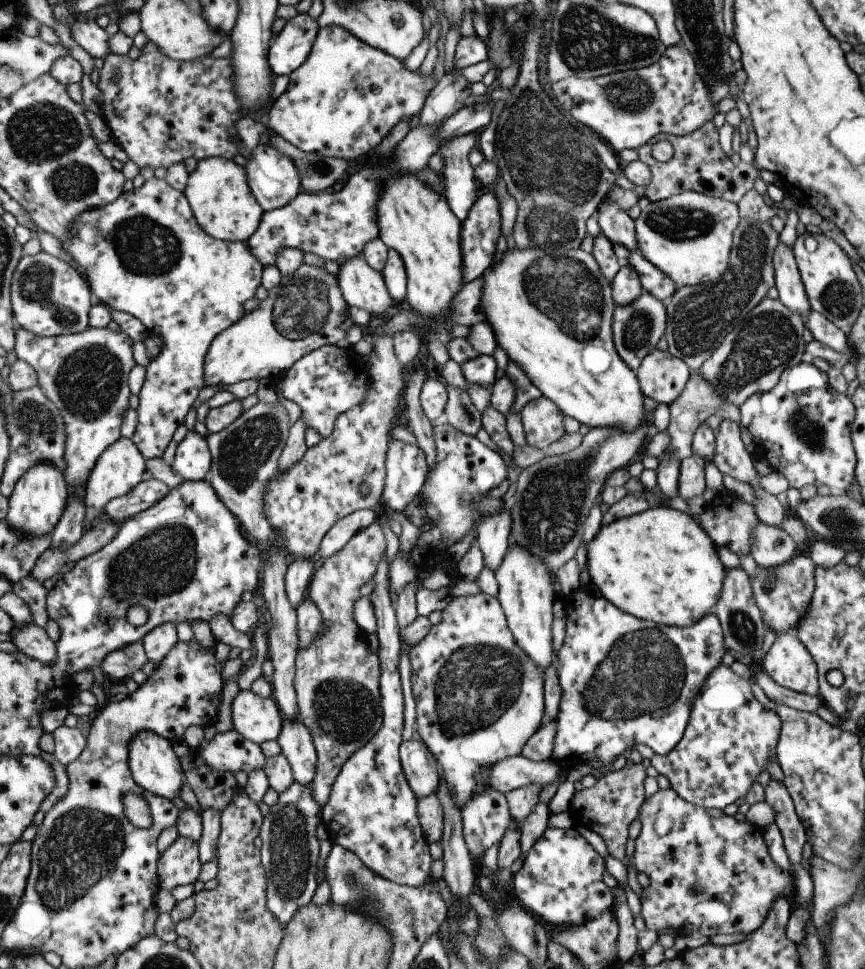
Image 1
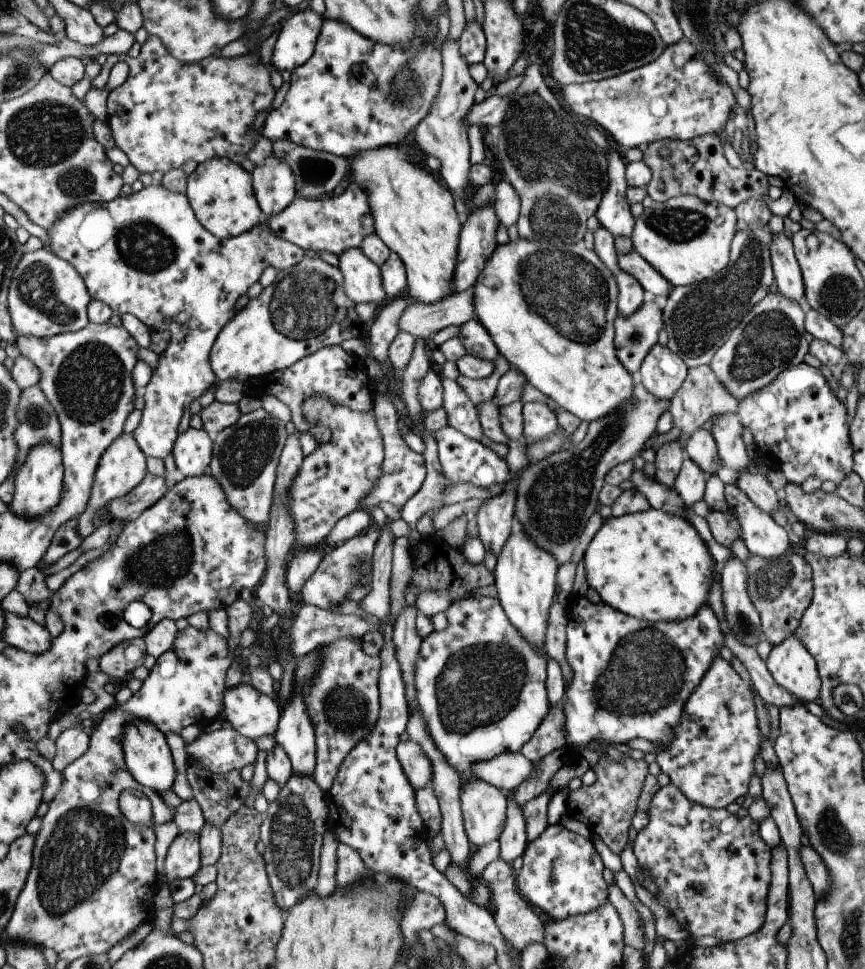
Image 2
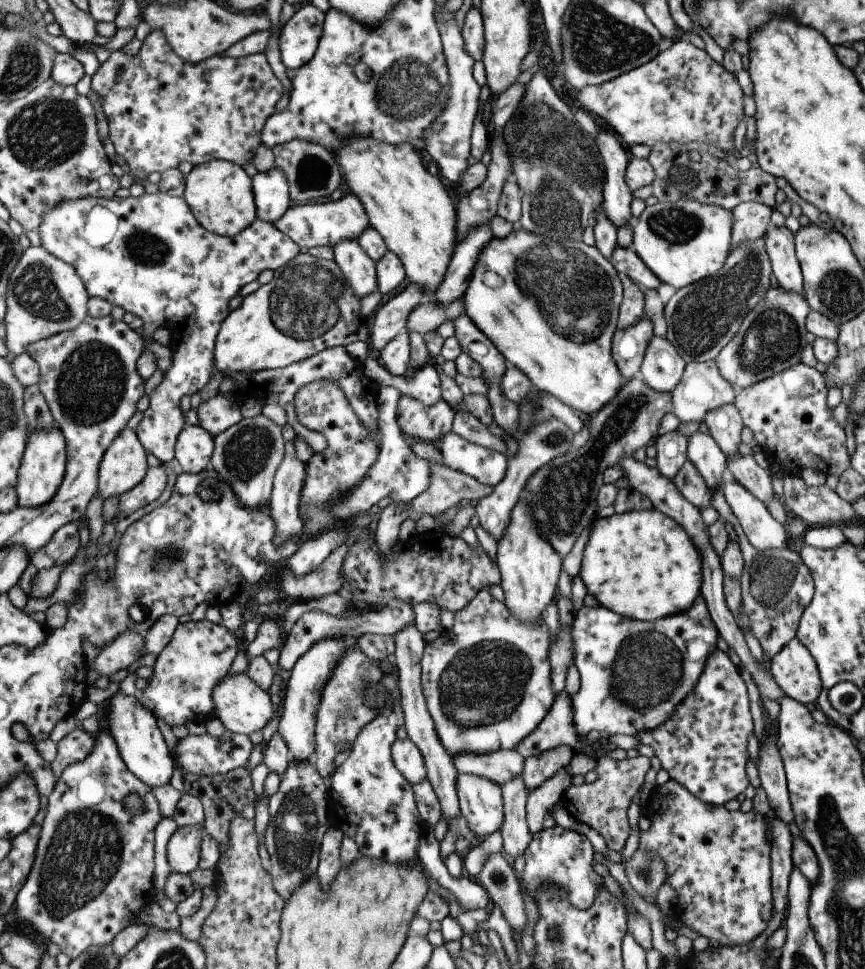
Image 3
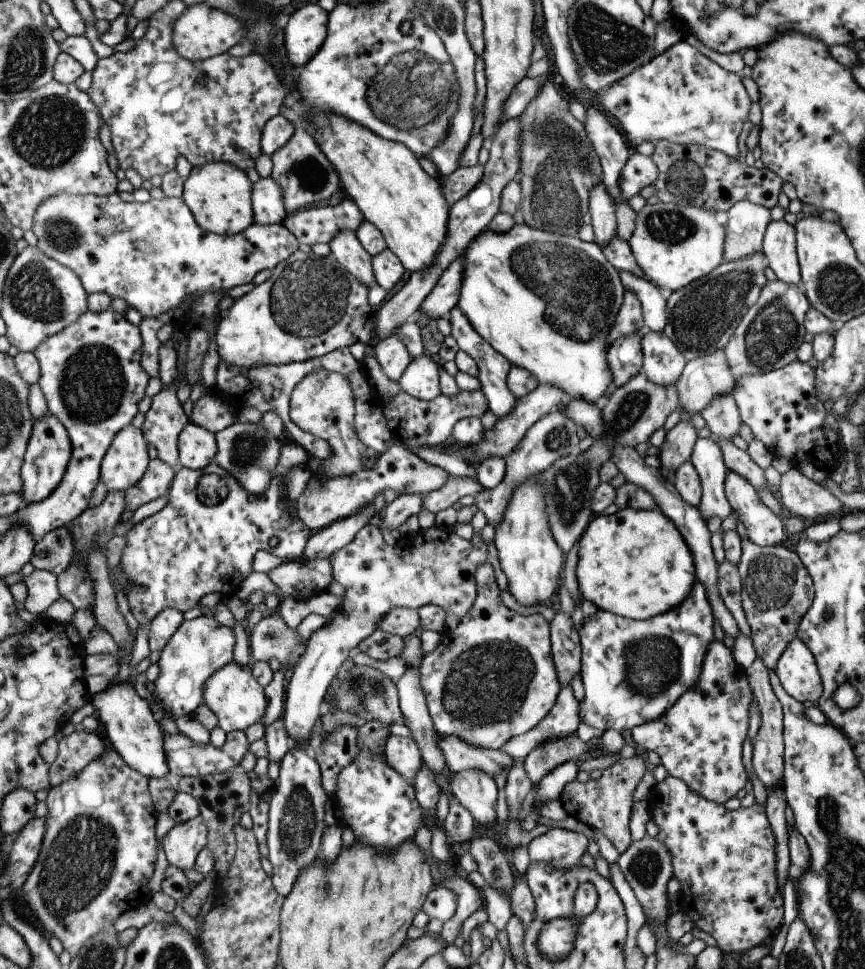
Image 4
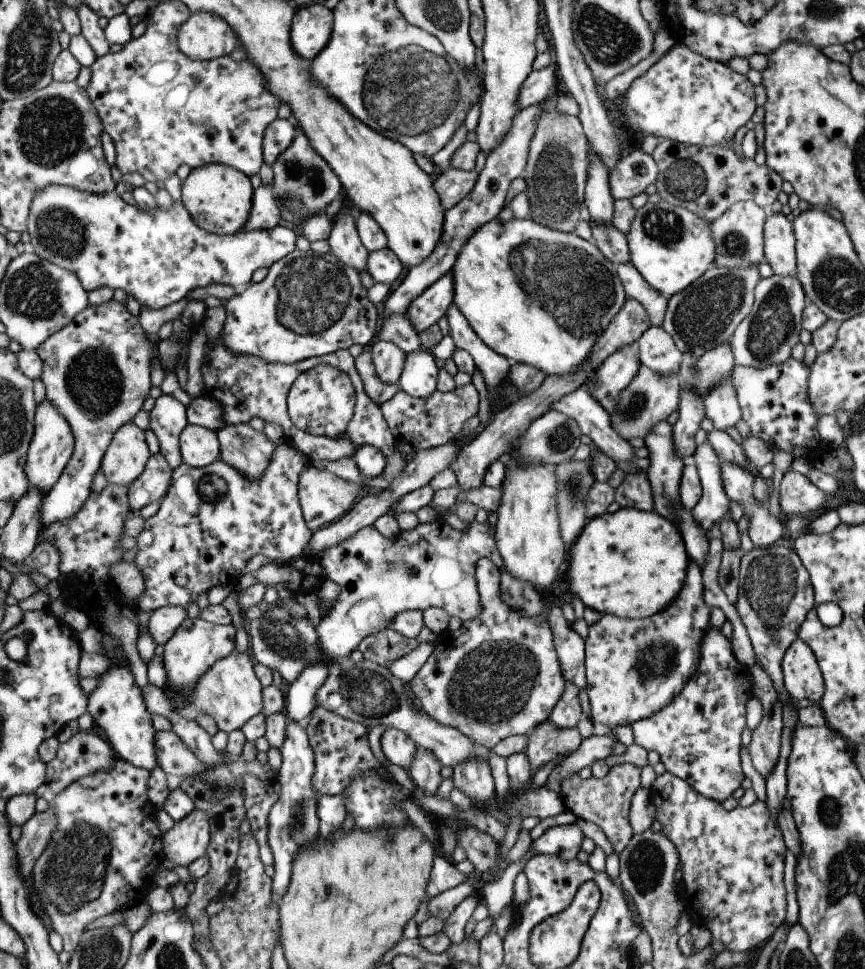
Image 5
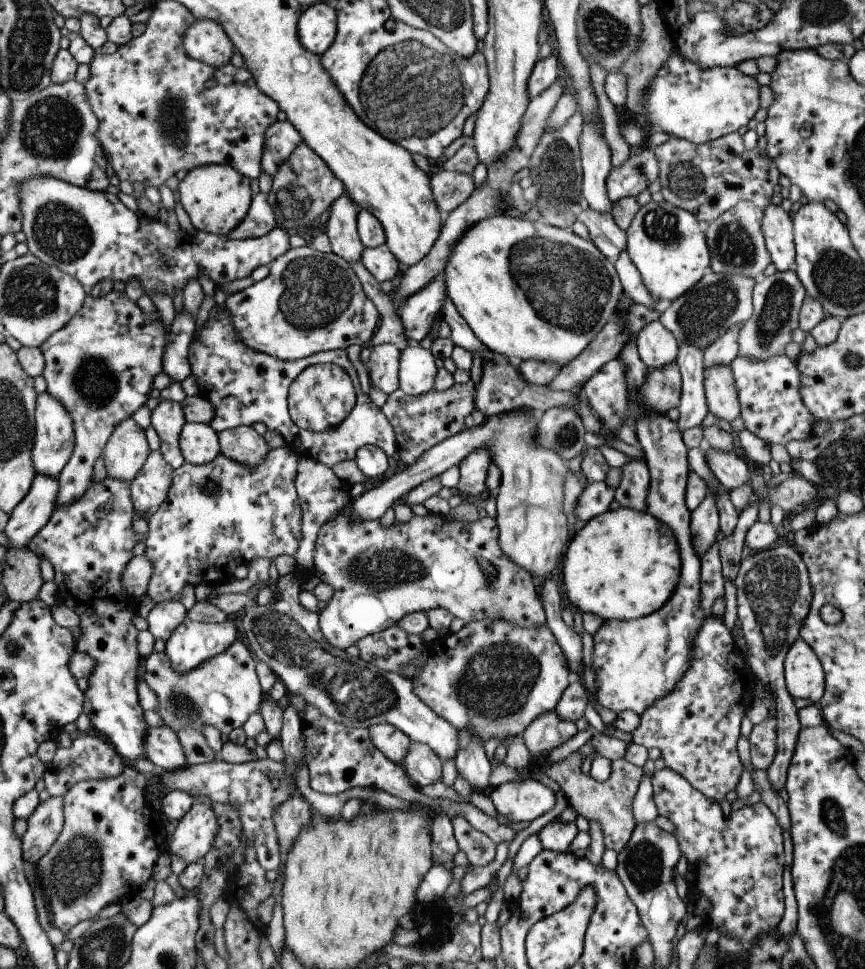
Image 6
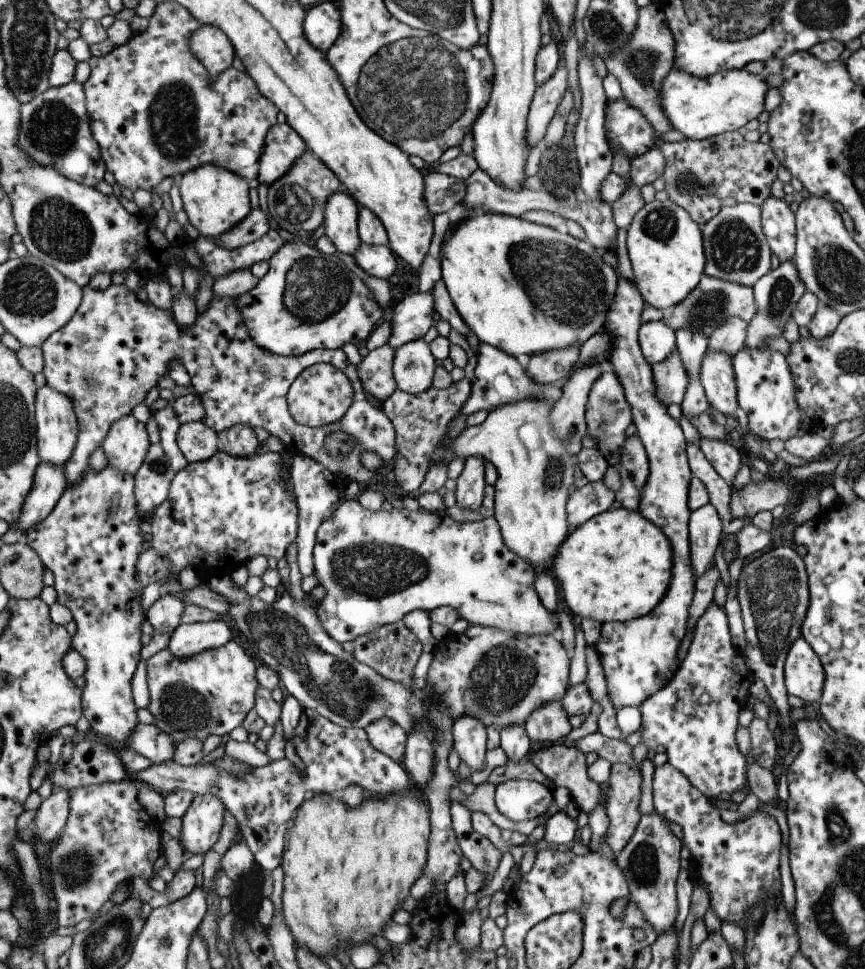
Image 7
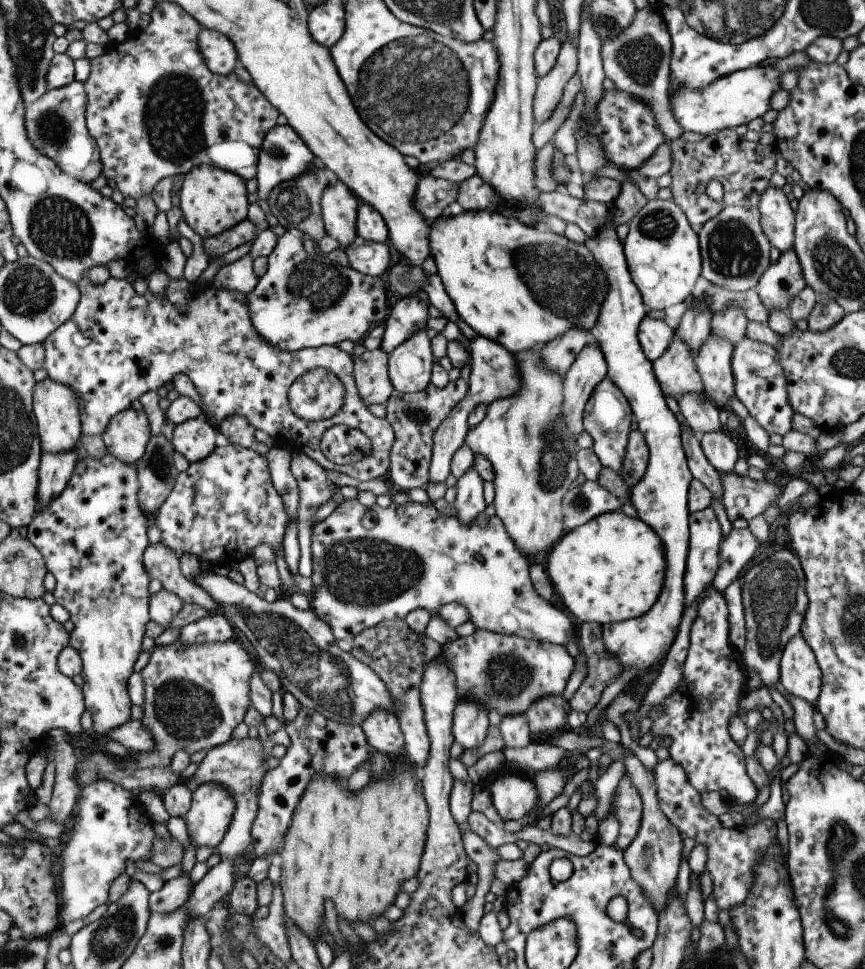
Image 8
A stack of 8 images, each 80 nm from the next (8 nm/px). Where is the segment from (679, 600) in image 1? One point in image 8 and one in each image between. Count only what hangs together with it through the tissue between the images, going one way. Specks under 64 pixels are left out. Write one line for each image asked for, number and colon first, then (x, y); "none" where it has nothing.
2: (652, 566)
3: (641, 565)
4: (633, 563)
5: (631, 564)
6: (623, 564)
7: (615, 567)
8: (610, 569)

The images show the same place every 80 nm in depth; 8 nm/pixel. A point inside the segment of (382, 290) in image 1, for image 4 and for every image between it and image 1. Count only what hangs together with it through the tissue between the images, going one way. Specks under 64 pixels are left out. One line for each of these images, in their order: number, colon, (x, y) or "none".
2: (361, 278)
3: (358, 269)
4: (344, 246)

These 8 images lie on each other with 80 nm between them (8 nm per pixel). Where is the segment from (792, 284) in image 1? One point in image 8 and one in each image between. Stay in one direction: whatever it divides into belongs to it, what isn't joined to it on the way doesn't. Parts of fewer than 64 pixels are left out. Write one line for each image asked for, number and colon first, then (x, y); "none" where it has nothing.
2: (786, 272)
3: (778, 241)
4: (778, 248)
5: (778, 242)
6: (776, 227)
7: (776, 219)
8: (776, 218)

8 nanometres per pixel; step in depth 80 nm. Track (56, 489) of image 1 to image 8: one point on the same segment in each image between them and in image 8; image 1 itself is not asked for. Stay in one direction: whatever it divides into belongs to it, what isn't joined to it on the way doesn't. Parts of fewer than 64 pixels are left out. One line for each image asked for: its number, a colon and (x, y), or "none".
2: (39, 483)
3: (43, 470)
4: (48, 456)
5: (53, 446)
6: (55, 440)
7: (58, 427)
8: (57, 406)

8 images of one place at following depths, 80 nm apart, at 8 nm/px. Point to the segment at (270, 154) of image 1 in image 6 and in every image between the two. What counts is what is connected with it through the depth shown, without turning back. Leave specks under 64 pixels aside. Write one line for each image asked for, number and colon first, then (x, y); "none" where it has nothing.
2: (273, 184)
3: (270, 189)
4: (266, 200)
5: (264, 214)
6: (260, 220)

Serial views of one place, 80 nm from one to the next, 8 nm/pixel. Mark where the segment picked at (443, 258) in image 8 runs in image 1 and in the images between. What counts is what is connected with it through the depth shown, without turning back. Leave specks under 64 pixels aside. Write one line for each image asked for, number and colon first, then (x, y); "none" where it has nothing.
1: (550, 311)
2: (552, 319)
3: (553, 315)
4: (546, 302)
5: (540, 297)
6: (527, 290)
7: (523, 288)

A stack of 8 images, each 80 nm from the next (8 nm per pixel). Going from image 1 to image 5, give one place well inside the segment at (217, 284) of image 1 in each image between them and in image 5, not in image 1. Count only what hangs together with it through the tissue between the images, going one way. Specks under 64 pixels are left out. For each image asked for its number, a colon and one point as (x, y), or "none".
2: (146, 253)
3: (150, 255)
4: (155, 255)
5: (157, 256)

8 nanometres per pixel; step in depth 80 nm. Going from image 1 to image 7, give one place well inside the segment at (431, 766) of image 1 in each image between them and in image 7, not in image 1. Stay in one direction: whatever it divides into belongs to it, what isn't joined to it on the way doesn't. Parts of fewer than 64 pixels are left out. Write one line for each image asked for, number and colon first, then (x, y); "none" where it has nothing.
2: (416, 767)
3: (406, 757)
4: (401, 753)
5: (398, 748)
6: (388, 741)
7: (383, 735)

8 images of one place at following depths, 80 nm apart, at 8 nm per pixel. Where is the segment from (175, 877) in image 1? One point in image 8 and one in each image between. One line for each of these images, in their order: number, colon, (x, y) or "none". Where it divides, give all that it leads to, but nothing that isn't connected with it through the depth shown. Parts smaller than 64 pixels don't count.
2: (184, 859)
3: (184, 850)
4: (183, 844)
5: (190, 839)
6: (194, 836)
7: (202, 827)
8: (213, 807)

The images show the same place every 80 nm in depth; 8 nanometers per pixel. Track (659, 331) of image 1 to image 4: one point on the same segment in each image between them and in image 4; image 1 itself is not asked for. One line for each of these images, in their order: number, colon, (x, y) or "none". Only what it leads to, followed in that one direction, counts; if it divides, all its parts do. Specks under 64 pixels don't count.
2: (633, 336)
3: (627, 346)
4: (623, 358)

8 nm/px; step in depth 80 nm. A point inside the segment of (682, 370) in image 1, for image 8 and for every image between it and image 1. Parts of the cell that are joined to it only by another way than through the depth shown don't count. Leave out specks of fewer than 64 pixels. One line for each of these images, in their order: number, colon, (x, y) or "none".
2: (661, 372)
3: (661, 368)
4: (662, 363)
5: (658, 354)
6: (655, 346)
7: (656, 341)
8: (653, 335)

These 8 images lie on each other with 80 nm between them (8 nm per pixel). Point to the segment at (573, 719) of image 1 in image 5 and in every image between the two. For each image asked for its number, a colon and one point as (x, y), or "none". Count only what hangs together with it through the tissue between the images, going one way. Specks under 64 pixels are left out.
2: (631, 678)
3: (633, 674)
4: (631, 671)
5: (632, 667)

